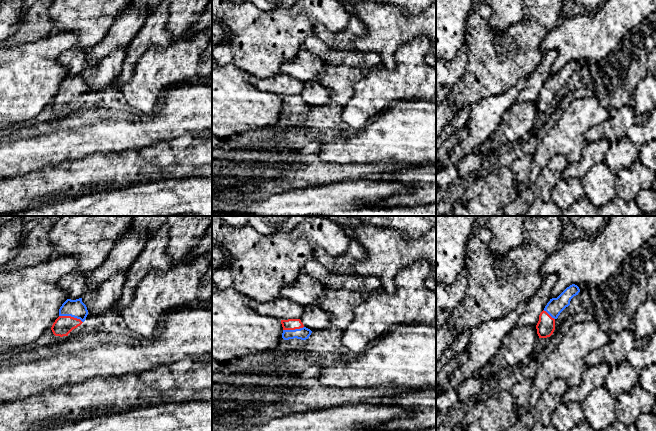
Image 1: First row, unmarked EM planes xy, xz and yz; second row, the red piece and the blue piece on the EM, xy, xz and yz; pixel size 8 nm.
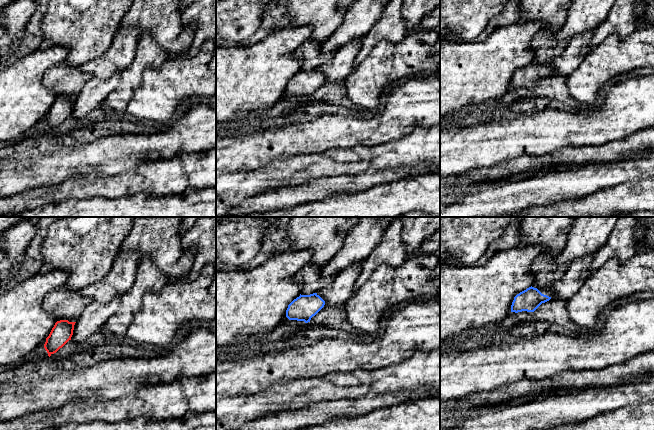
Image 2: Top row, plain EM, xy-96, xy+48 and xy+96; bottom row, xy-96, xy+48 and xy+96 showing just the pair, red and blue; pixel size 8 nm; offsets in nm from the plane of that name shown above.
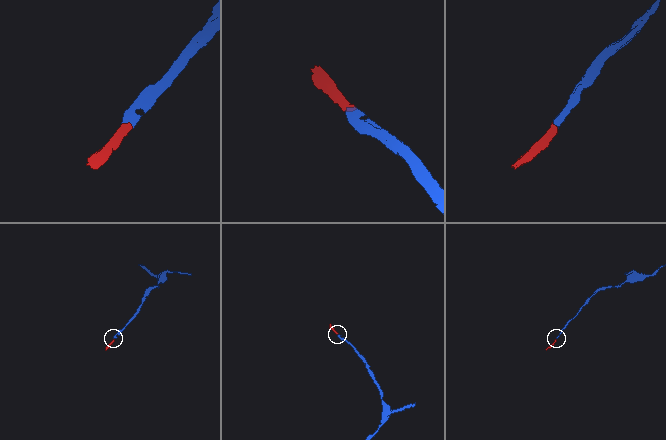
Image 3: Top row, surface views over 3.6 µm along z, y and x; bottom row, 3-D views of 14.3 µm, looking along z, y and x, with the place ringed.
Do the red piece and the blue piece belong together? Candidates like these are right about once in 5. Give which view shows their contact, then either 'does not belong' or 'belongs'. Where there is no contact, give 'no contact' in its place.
xy | belongs

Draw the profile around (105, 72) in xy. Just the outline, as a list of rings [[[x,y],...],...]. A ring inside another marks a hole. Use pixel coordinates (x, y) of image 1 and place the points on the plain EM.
[[[128,48],[116,49],[101,61],[88,67],[82,78],[86,81],[88,91],[84,98],[92,98],[98,91],[114,84],[122,71]]]

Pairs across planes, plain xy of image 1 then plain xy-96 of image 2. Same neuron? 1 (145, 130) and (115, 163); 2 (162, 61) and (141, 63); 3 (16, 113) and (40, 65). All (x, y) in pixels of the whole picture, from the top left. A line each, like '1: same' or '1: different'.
1: same
2: different
3: same

